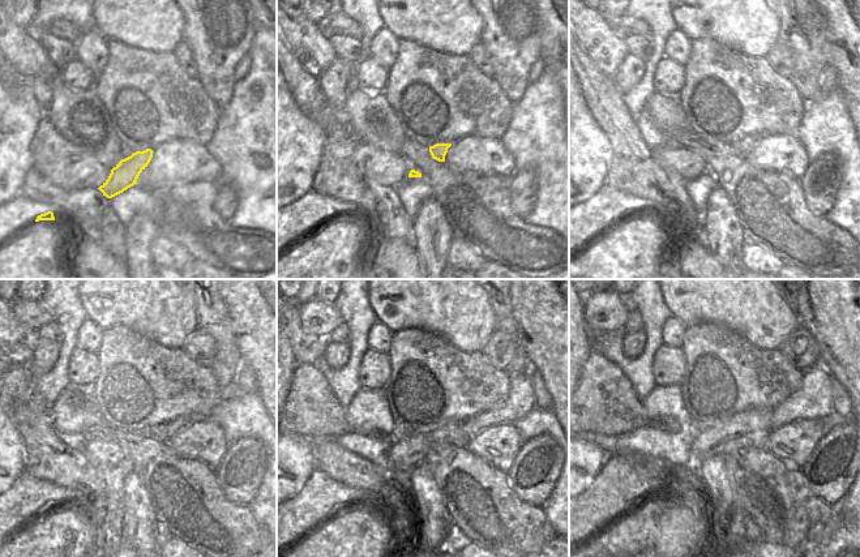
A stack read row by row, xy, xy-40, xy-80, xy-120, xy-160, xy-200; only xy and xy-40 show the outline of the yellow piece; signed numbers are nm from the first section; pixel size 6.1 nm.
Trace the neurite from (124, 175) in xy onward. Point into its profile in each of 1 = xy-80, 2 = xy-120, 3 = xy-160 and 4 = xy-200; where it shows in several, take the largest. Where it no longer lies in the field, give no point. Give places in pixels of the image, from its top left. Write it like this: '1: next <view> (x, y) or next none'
1: next xy-80 (745, 145)
2: next xy-120 (163, 432)
3: next xy-160 (520, 402)
4: next xy-200 (812, 401)

